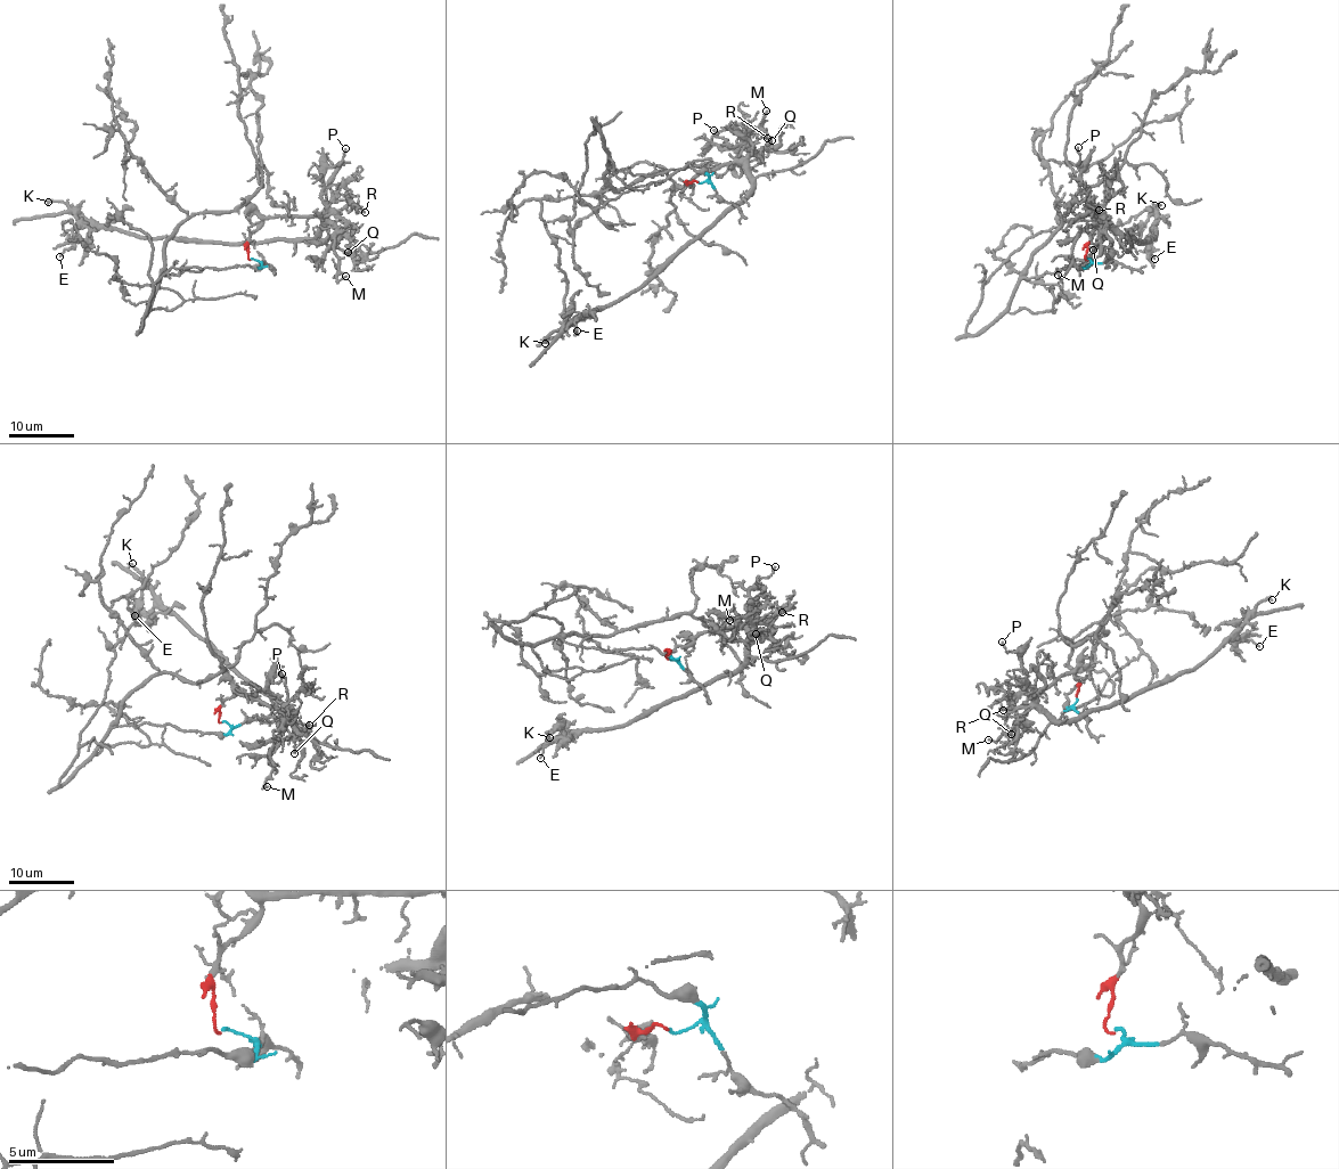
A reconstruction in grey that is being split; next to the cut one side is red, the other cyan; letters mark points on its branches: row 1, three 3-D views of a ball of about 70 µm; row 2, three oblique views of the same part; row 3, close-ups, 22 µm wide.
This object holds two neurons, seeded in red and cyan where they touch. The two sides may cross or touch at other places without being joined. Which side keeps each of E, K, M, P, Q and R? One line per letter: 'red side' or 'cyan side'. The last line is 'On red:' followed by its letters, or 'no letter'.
E: red side
K: red side
M: red side
P: red side
Q: red side
R: red side
On red: E, K, M, P, Q, R

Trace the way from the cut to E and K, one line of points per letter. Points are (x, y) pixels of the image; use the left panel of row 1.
E: (250, 260), (247, 237), (266, 218), (318, 217), (321, 221), (313, 238), (221, 243), (94, 229), (59, 256)
K: (250, 260), (247, 237), (266, 218), (321, 221), (313, 238), (202, 243), (98, 227), (64, 203), (48, 203)

